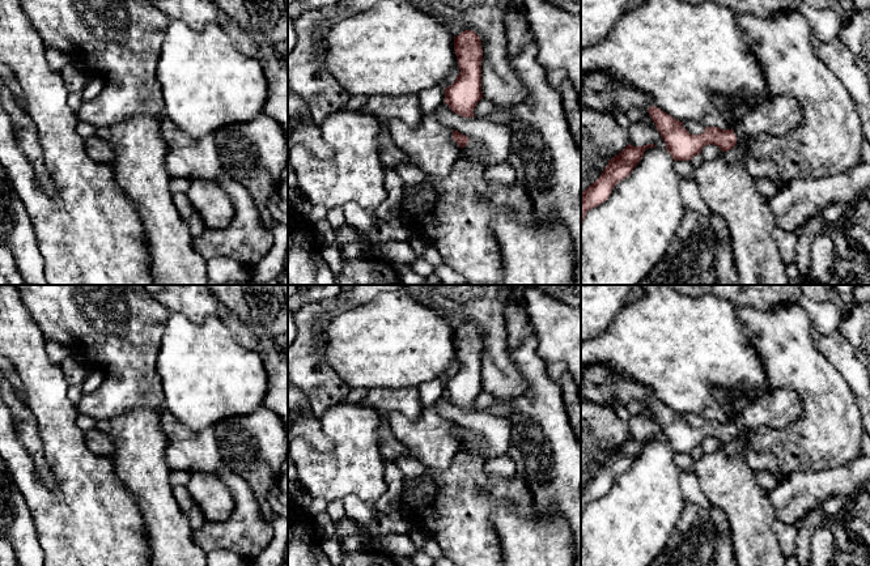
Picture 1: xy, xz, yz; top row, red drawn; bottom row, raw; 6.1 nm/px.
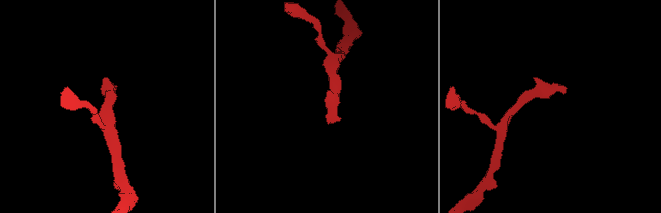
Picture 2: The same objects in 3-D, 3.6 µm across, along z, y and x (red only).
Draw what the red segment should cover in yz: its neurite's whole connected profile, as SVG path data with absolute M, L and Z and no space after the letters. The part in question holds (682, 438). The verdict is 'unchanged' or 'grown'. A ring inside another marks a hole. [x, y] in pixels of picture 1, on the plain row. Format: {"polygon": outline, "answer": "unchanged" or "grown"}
{"polygon": "M774 388L769 395L743 405L734 422L706 420L700 427L691 427L683 414L655 399L649 400L648 405L674 454L691 454L709 437L727 444L739 434L750 434L760 427L781 429L803 412L801 397L789 388Z", "answer": "grown"}

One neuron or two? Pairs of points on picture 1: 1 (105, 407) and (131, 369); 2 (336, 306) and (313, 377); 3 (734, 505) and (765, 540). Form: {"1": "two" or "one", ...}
{"1": "one", "2": "one", "3": "one"}

